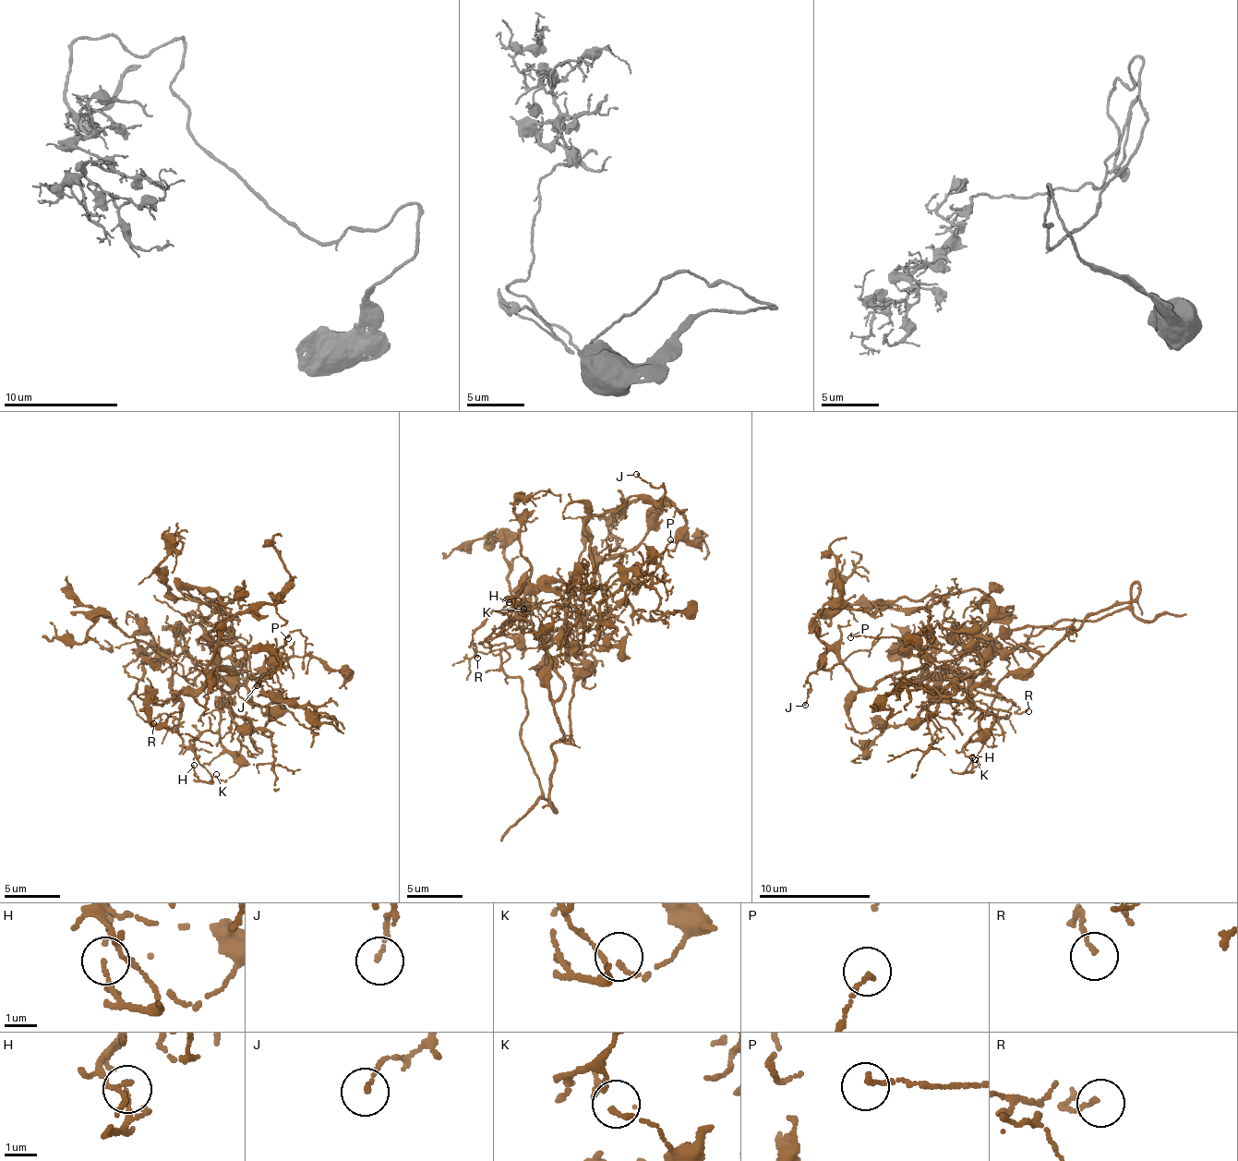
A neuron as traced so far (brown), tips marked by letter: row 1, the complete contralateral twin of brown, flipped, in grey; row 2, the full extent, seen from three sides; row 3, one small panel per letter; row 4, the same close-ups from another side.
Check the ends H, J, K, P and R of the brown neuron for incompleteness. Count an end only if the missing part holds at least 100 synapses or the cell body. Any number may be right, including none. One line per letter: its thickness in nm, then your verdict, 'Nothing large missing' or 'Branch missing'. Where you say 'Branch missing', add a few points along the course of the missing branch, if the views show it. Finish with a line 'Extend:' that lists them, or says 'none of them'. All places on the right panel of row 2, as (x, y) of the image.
H: Thickness 110 nm. Nothing large missing
J: Thickness 120 nm. Nothing large missing
K: Thickness 90 nm. Nothing large missing
P: Thickness 140 nm. Nothing large missing
R: Thickness 130 nm. Nothing large missing
Extend: none of them

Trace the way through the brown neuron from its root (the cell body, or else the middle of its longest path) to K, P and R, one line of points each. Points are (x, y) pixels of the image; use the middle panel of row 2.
K: (570, 618), (568, 652), (568, 643), (546, 644), (534, 636), (543, 623), (523, 609)
P: (570, 618), (573, 638), (594, 641), (603, 634), (597, 631), (602, 621), (656, 569), (670, 539)
R: (570, 618), (569, 653), (550, 656), (549, 635), (529, 622), (536, 597), (520, 592), (474, 632), (477, 658)

